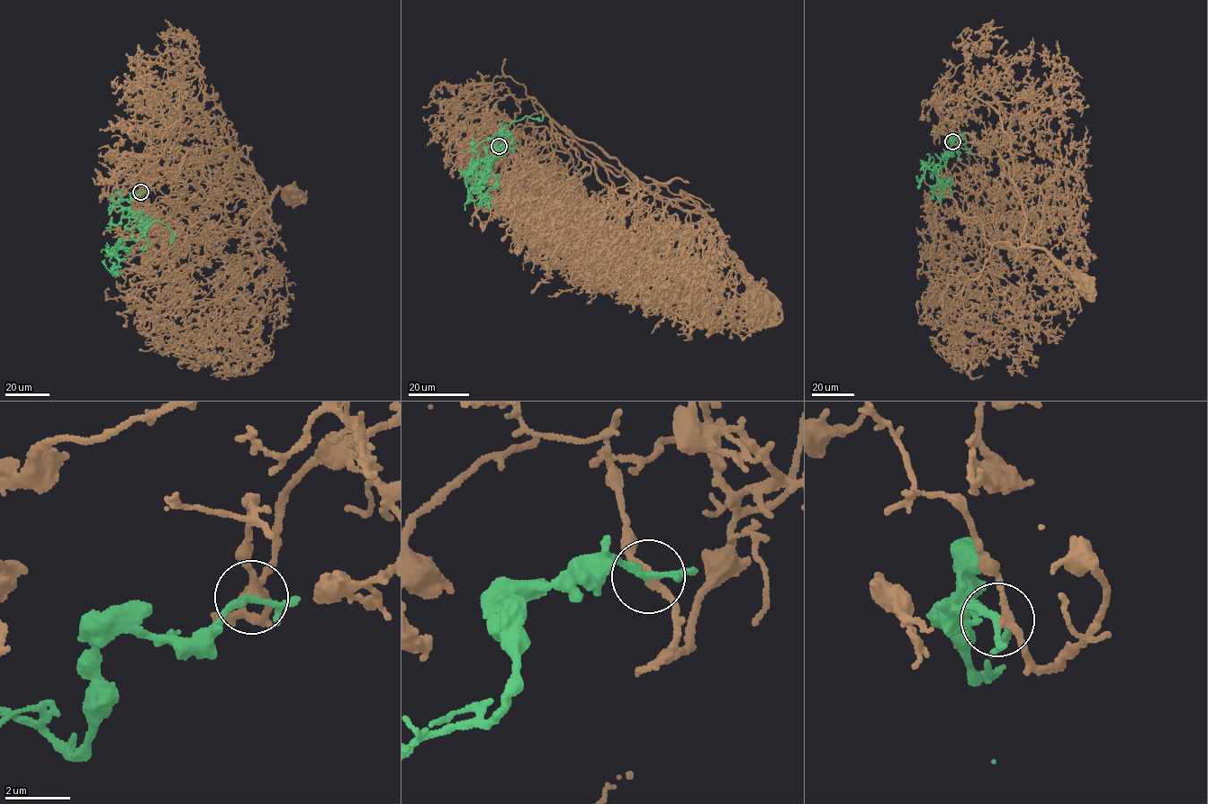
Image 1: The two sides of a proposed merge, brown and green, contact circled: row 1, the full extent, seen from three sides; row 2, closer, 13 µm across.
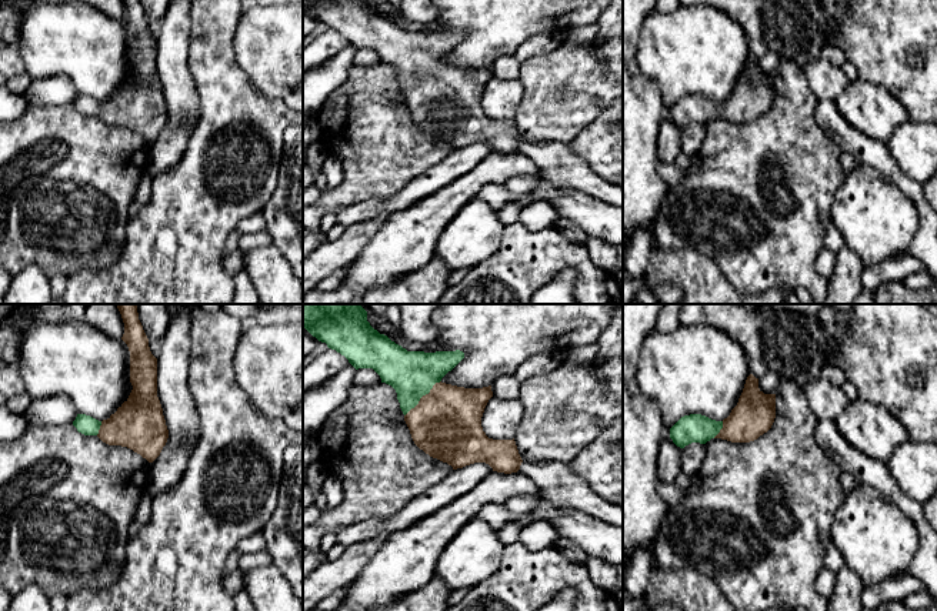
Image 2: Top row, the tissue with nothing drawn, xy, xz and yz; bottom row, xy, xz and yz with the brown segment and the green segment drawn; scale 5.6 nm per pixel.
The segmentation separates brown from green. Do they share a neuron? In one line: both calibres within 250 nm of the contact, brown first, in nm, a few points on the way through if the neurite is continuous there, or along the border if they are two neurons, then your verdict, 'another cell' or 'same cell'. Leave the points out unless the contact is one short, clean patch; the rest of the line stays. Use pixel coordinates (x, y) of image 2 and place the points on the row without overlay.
calibres 400 and 260 nm; same cell

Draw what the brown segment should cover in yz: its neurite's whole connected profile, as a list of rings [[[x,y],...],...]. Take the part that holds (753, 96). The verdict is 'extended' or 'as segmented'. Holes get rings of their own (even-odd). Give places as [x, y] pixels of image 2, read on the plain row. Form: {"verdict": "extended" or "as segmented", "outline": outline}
{"verdict": "extended", "outline": [[[750,54],[737,86],[723,101],[701,94],[681,97],[671,108],[670,118],[684,128],[691,123],[706,124],[711,118],[750,123],[767,113],[776,99],[776,74],[764,74],[758,59]]]}

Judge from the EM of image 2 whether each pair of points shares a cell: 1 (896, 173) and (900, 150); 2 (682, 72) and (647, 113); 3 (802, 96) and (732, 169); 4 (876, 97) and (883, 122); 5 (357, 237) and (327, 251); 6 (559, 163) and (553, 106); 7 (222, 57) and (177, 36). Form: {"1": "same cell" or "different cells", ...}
{"1": "different cells", "2": "different cells", "3": "same cell", "4": "same cell", "5": "same cell", "6": "different cells", "7": "different cells"}

